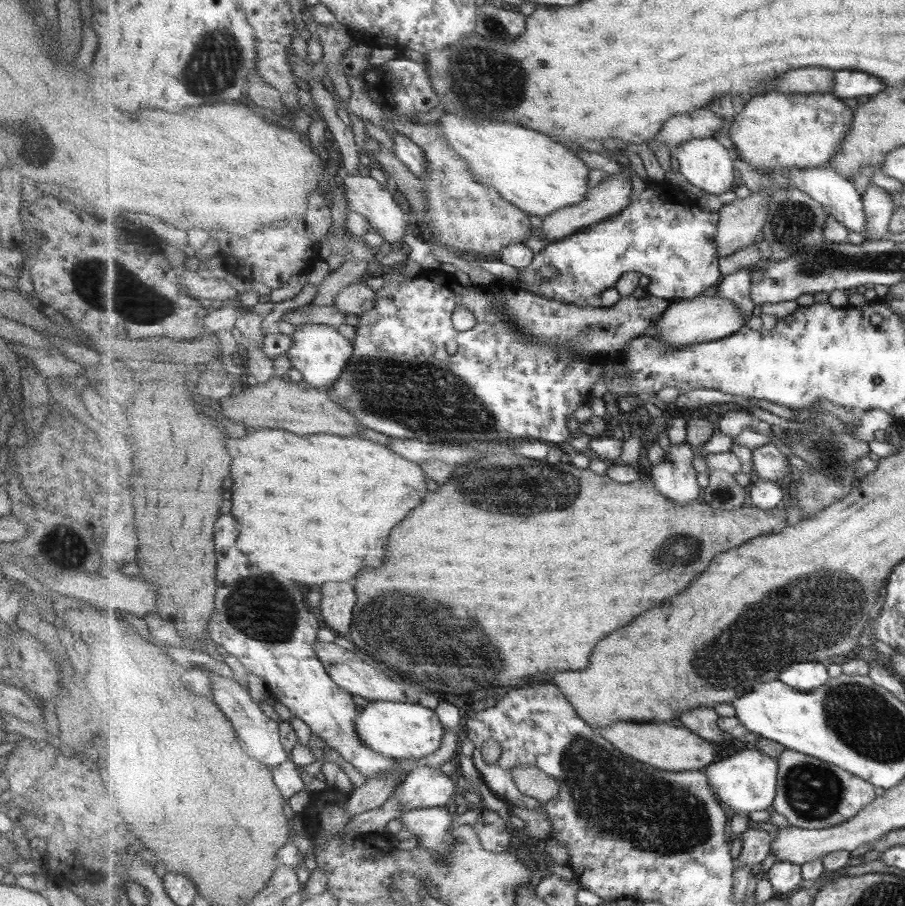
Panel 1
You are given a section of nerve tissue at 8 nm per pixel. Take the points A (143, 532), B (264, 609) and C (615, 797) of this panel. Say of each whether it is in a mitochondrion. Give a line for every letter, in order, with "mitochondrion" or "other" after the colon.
A: other
B: mitochondrion
C: mitochondrion

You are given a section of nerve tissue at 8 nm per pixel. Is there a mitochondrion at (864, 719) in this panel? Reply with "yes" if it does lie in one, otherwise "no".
yes

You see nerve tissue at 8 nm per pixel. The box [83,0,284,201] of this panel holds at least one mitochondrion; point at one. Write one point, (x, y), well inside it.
(215, 67)

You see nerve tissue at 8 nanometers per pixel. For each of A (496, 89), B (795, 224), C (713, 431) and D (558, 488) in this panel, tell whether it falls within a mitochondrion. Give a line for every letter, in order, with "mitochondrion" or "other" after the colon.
A: mitochondrion
B: mitochondrion
C: other
D: mitochondrion

